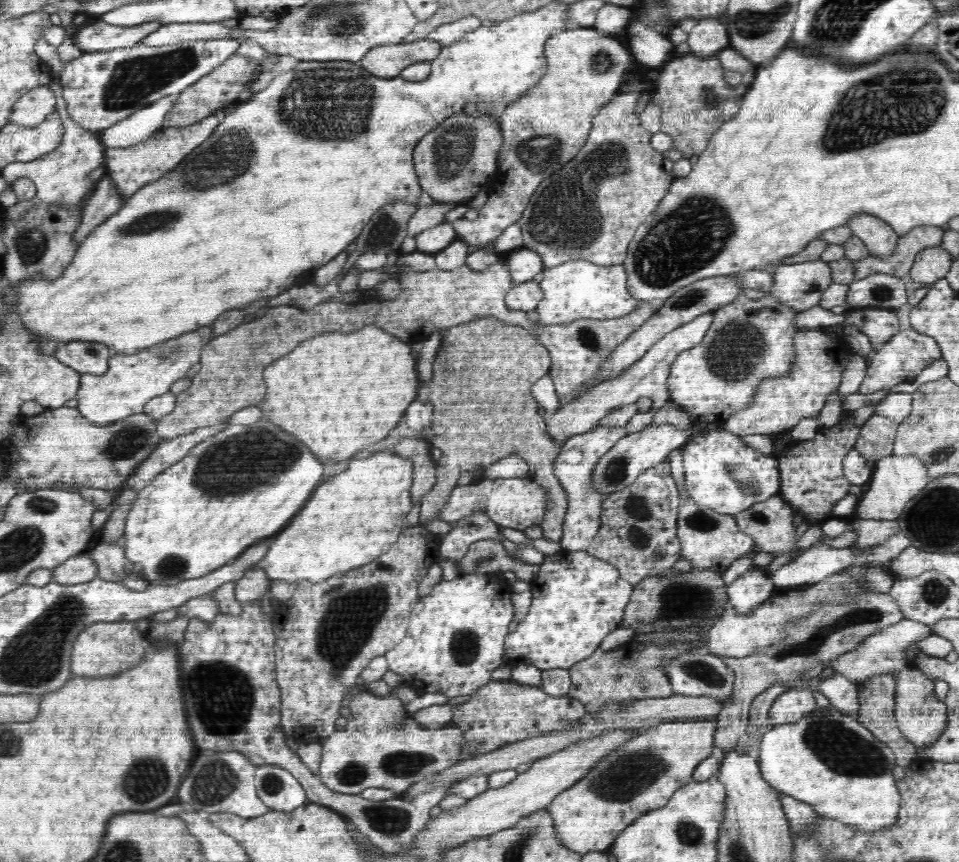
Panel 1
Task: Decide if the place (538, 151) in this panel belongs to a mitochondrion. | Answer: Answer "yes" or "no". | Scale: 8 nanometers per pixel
yes

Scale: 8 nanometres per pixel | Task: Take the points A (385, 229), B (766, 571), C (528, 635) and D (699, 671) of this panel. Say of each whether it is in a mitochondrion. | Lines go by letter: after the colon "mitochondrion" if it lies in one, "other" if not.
A: mitochondrion
B: other
C: other
D: mitochondrion

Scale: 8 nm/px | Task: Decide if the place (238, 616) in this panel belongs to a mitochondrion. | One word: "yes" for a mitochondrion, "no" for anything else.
no

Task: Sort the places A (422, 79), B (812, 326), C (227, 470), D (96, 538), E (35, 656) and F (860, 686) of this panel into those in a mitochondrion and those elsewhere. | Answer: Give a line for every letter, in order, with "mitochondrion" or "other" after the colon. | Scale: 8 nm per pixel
A: other
B: other
C: mitochondrion
D: other
E: mitochondrion
F: other

